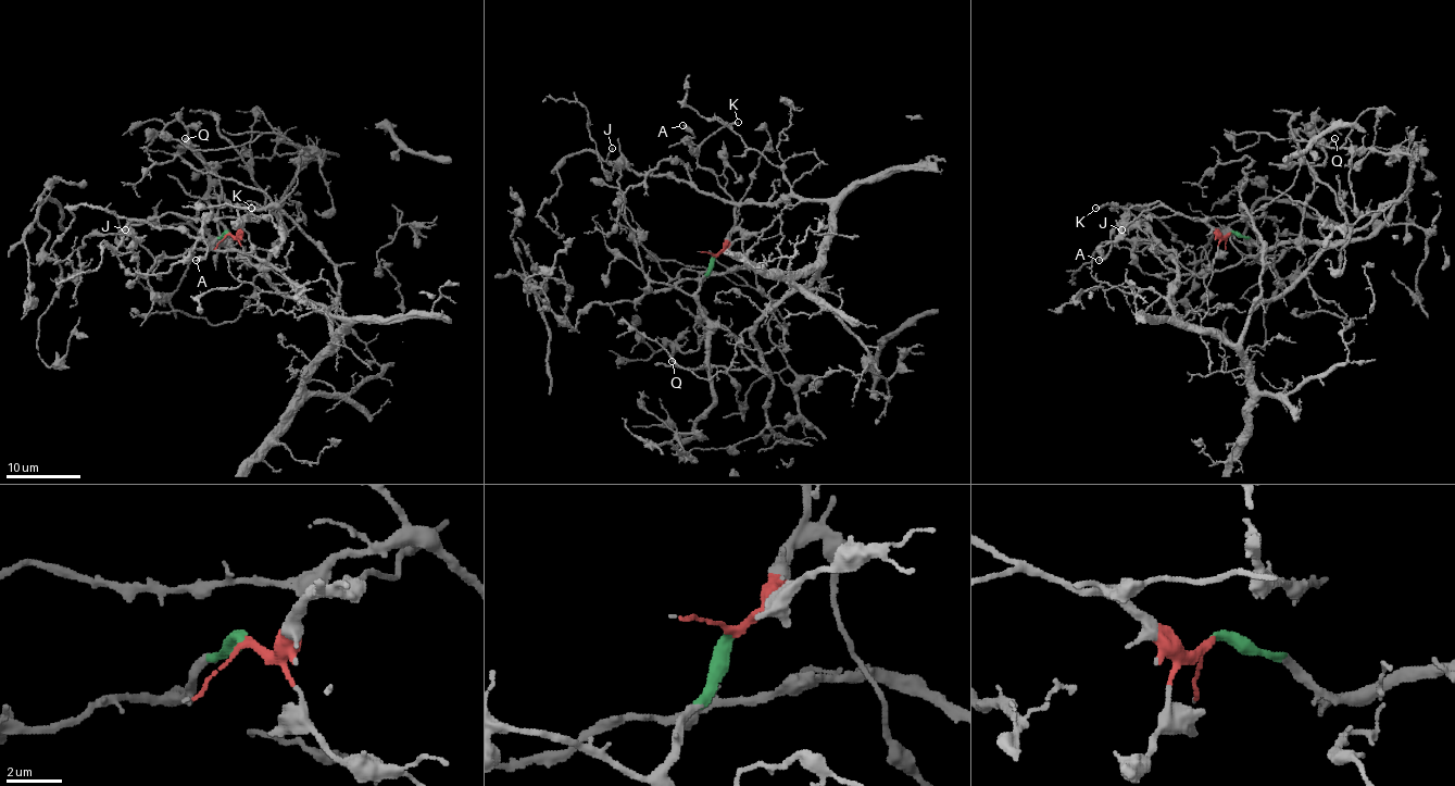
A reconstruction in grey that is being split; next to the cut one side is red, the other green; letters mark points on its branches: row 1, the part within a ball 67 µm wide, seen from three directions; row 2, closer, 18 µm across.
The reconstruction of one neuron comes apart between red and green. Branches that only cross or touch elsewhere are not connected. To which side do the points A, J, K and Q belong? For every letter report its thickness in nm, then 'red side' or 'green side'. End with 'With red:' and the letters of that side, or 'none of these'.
A: 400 nm thick; red side
J: 80 nm thick; green side
K: 200 nm thick; red side
Q: 140 nm thick; green side
With red: A, K

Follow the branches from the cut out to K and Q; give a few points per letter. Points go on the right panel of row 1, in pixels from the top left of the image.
K: (1231, 232), (1224, 235), (1212, 232), (1158, 202), (1096, 208)
Q: (1231, 232), (1265, 249), (1296, 239), (1305, 198), (1313, 190), (1313, 169), (1325, 164), (1322, 148), (1336, 138)

